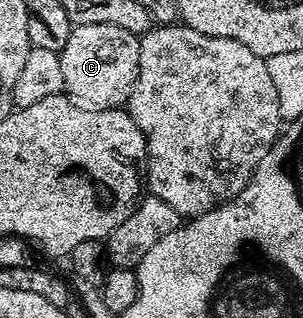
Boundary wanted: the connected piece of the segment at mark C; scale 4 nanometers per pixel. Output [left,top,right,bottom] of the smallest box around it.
[58,23,139,109]

